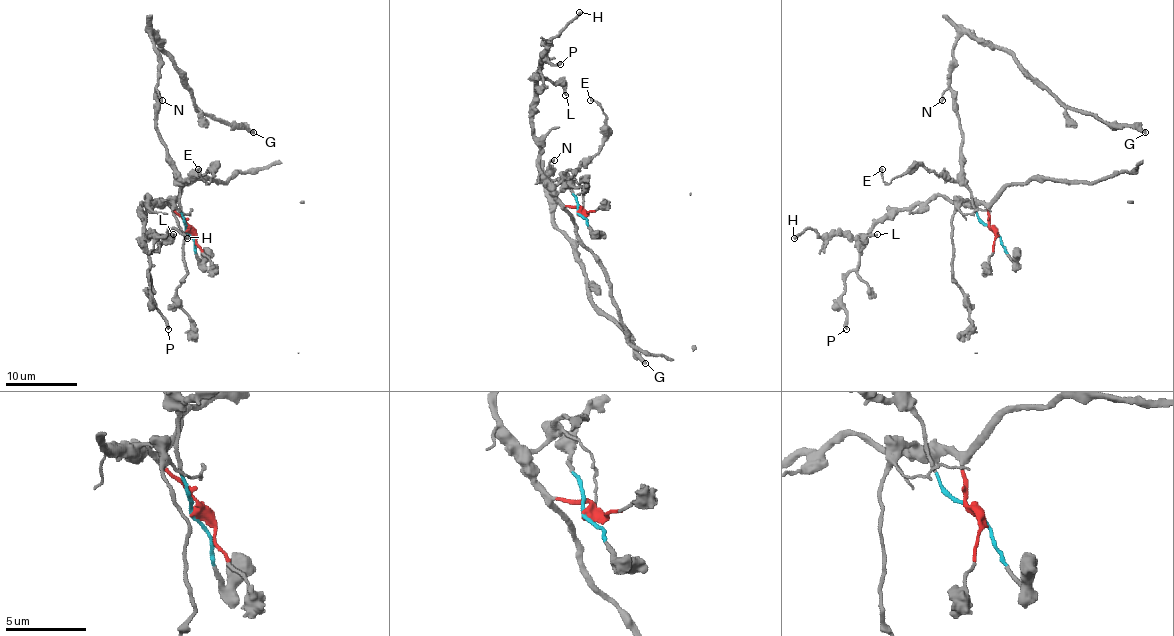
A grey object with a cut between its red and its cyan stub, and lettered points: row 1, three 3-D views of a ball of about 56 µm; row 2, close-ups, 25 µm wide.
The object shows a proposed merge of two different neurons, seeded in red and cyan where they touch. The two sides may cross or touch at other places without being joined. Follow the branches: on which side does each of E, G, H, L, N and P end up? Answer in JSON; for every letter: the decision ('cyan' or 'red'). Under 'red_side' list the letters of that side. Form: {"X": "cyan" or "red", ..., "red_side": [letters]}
{"E": "cyan", "G": "cyan", "H": "red", "L": "red", "N": "cyan", "P": "red", "red_side": ["H", "L", "P"]}

